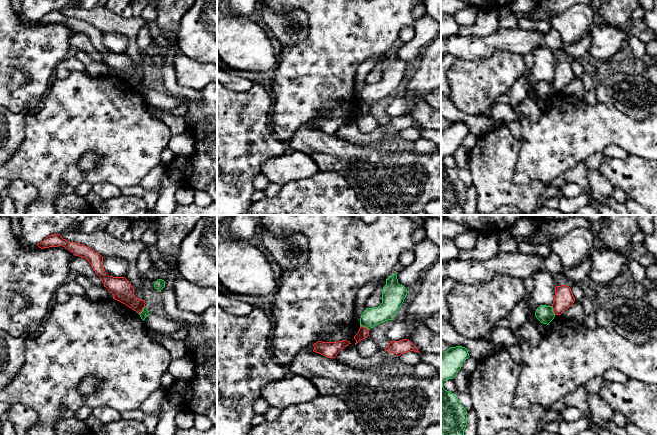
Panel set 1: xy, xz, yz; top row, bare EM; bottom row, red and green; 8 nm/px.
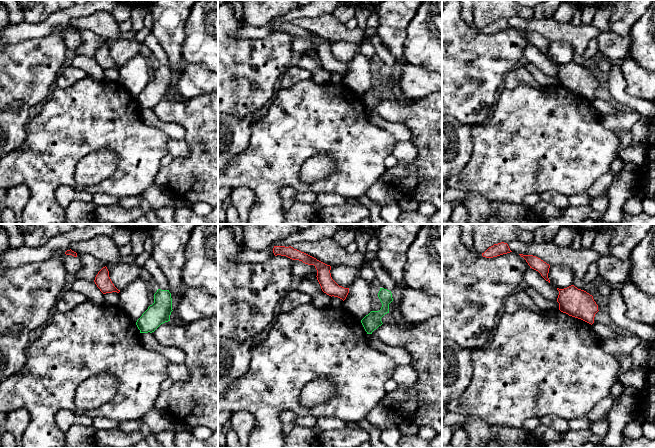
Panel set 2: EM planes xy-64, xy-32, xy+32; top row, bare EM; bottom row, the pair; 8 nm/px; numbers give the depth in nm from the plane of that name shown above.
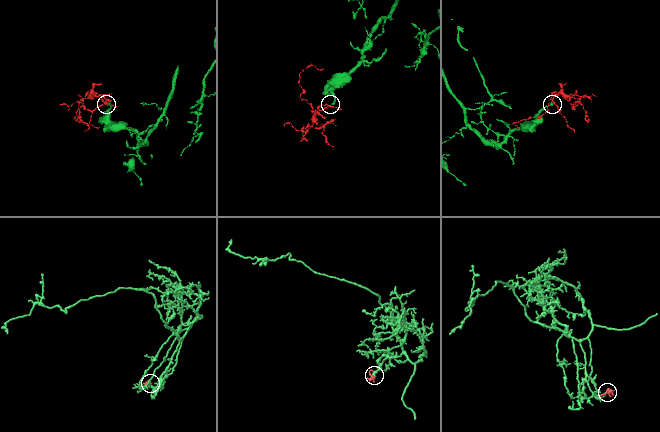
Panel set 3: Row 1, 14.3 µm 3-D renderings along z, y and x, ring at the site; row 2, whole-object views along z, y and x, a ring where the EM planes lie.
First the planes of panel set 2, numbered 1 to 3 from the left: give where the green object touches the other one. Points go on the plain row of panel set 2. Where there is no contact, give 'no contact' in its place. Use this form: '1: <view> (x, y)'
1: no contact
2: no contact
3: no contact

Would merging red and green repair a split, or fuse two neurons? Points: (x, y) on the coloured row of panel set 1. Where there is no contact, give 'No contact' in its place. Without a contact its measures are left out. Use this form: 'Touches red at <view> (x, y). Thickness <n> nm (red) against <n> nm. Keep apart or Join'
Touches red at xz (365, 327). Thickness 90 nm (red) against 150 nm. Keep apart

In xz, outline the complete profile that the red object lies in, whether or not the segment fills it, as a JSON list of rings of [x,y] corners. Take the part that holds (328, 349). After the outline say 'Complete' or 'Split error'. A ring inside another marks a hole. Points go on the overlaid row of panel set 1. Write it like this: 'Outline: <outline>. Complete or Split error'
Outline: [[[347,340],[338,342],[318,341],[313,344],[314,346],[313,351],[328,358],[335,358],[337,354],[349,344],[351,343]]]. Complete

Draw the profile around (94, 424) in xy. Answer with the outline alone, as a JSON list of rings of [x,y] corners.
[[[91,415],[87,420],[86,423],[88,425],[88,427],[94,432],[97,433],[102,426],[104,425],[103,422],[101,422],[100,420],[98,420],[95,416]]]

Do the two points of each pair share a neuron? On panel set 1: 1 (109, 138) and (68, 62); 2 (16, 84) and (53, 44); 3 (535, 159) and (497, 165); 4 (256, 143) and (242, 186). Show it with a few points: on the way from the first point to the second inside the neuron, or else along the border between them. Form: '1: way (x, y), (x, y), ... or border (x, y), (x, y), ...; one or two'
1: border (84, 70), (72, 72), (65, 78), (57, 79); two
2: way (23, 74), (43, 54); one
3: border (520, 139), (520, 151), (512, 180), (526, 184); two
4: way (245, 154), (242, 157), (242, 175); one

